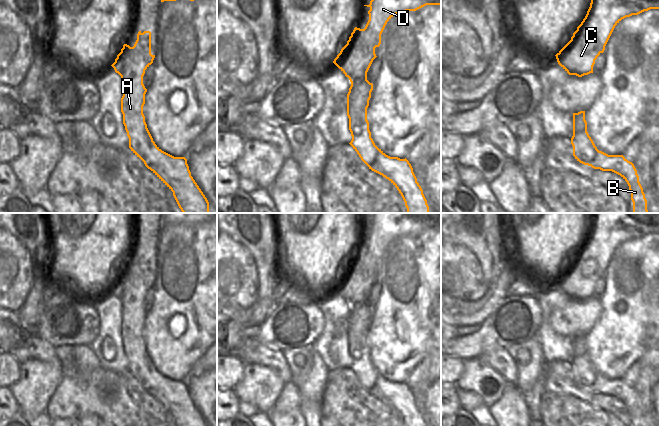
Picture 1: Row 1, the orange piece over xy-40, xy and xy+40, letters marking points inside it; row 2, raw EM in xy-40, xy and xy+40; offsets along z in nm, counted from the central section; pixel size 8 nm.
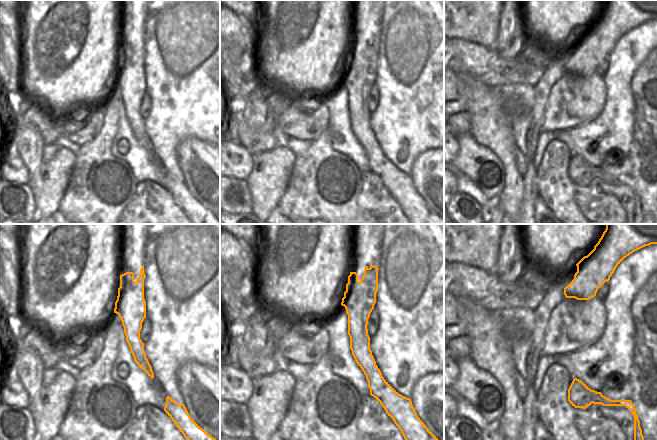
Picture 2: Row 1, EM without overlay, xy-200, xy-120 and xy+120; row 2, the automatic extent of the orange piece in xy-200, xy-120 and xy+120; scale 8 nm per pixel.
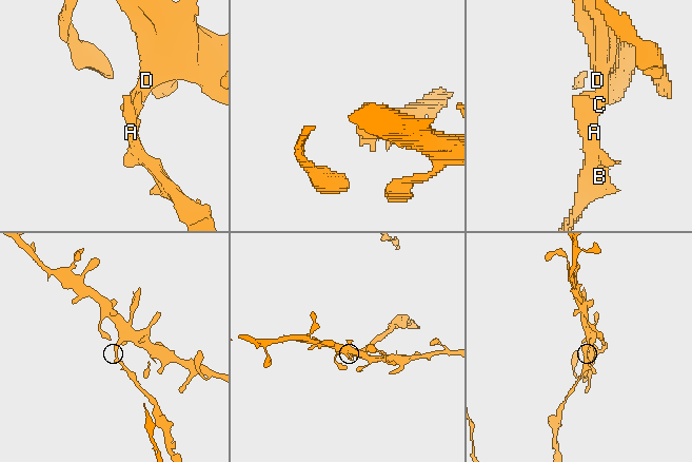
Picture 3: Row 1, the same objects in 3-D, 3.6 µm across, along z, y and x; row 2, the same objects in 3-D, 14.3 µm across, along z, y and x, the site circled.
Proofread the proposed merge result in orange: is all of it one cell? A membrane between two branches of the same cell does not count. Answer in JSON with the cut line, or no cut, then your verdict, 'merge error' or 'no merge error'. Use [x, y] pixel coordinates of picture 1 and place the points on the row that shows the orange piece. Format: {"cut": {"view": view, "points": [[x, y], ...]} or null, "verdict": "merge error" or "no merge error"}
{"cut": {"view": "xy-40", "points": [[153, 141], [150, 144], [152, 154], [145, 156], [142, 160]]}, "verdict": "merge error"}

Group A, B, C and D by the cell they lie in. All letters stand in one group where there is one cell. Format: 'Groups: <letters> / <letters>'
Groups: A C D / B

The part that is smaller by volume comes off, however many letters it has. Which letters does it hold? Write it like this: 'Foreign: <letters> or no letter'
Foreign: B

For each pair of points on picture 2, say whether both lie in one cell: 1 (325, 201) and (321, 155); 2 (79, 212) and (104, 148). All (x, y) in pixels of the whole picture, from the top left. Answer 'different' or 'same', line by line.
1: same
2: same

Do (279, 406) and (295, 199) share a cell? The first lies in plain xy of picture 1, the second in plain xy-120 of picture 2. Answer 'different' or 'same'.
same

